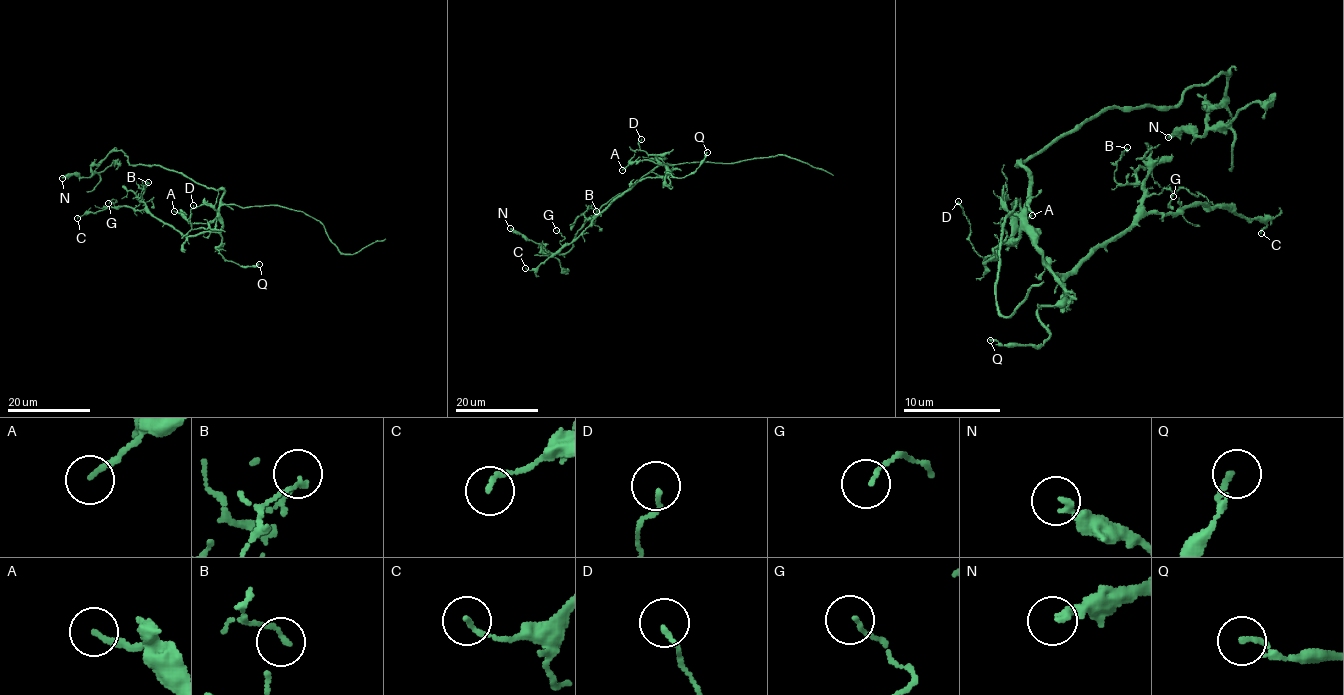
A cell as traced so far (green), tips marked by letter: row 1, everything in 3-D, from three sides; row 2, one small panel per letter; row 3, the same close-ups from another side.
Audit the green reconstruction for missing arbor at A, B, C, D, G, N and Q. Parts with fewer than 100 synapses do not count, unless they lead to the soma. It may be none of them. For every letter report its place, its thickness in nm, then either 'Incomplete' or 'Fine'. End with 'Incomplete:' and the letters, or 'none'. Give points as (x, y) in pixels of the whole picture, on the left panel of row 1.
A: Place: (174, 211). Thickness 170 nm. Fine
B: Place: (148, 182). Thickness 140 nm. Fine
C: Place: (77, 218). Thickness 150 nm. Fine
D: Place: (193, 205). Thickness 120 nm. Fine
G: Place: (108, 203). Thickness 100 nm. Fine
N: Place: (62, 178). Thickness 200 nm. Fine
Q: Place: (259, 264). Thickness 160 nm. Fine
Incomplete: none

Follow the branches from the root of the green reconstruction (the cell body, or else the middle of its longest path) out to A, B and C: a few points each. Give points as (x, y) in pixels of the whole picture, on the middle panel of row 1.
A: (672, 166), (669, 169), (648, 160), (640, 160), (630, 162), (622, 170)
B: (672, 166), (666, 176), (635, 181), (597, 216), (588, 219), (583, 214), (589, 205), (596, 211)
C: (672, 166), (671, 169), (667, 168), (670, 173), (666, 176), (635, 181), (570, 243), (536, 268), (525, 268)

